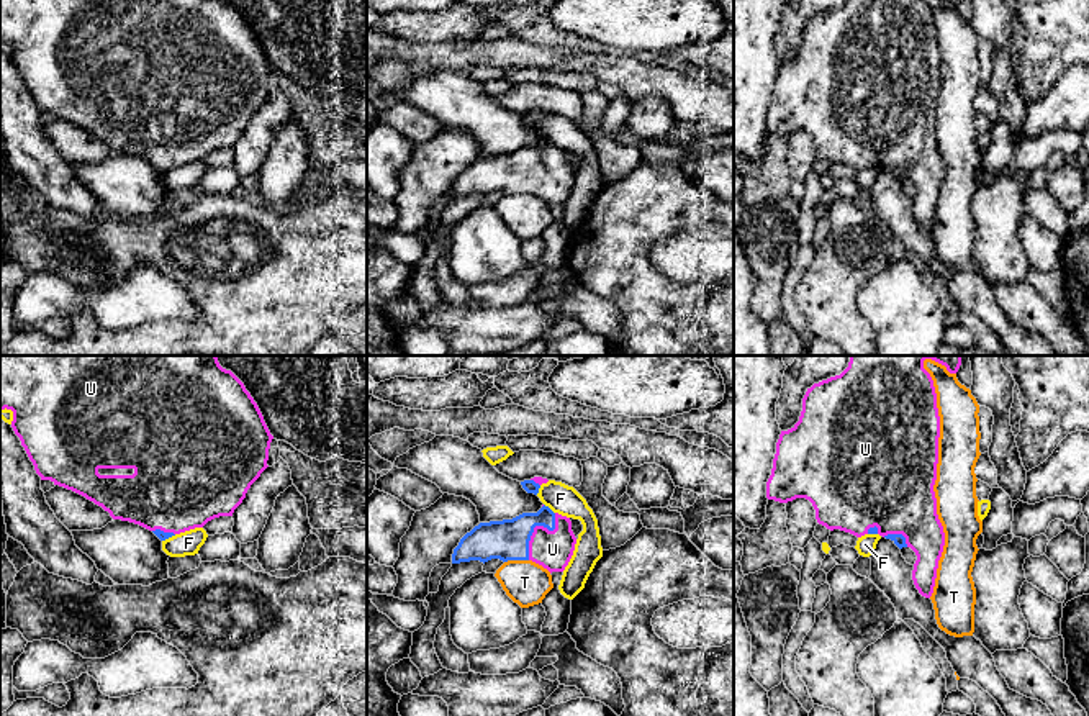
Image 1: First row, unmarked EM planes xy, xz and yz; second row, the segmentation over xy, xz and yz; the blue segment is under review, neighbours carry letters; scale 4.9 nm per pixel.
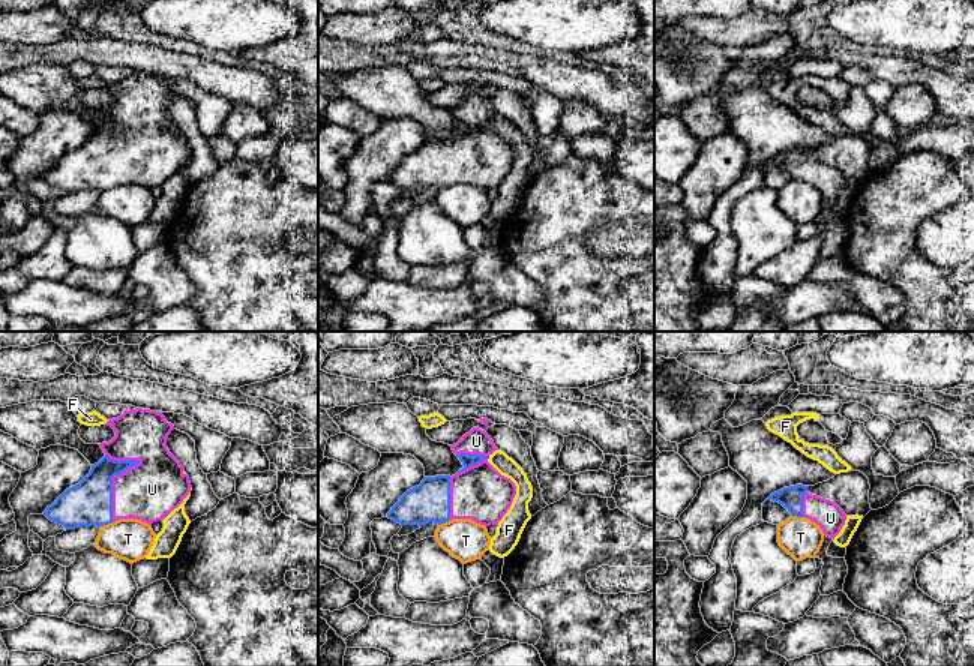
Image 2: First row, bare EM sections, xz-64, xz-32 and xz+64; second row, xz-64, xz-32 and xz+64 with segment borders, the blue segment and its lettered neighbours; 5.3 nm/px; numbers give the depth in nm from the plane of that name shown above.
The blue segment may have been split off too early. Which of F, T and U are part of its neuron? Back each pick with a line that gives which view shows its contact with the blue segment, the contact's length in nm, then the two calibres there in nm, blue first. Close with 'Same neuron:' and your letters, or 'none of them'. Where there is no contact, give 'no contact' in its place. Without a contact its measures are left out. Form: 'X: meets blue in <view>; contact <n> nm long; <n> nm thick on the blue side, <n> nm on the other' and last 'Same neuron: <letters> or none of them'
U: meets blue in xz; contact 280 nm long; 200 nm thick on the blue side, 190 nm on the other
Same neuron: U

